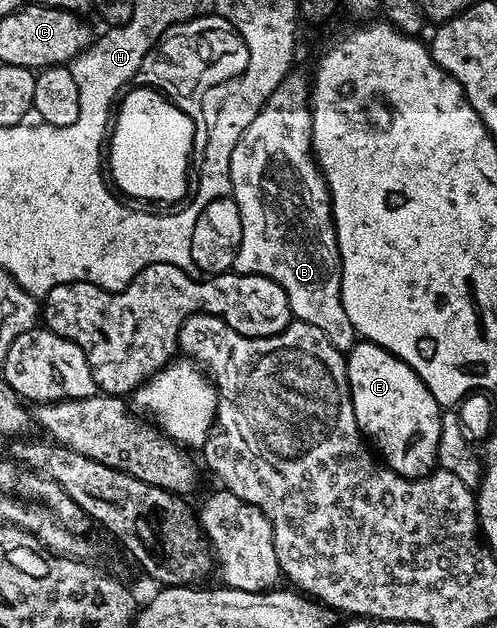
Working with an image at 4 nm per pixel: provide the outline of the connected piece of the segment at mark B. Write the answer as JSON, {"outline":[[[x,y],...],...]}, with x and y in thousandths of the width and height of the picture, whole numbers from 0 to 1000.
{"outline":[[[586,115],[561,134],[561,140],[553,140],[553,146],[545,146],[545,153],[537,159],[537,166],[521,178],[521,185],[513,185],[513,191],[505,191],[505,197],[497,197],[497,210],[489,210],[489,217],[481,217],[481,229],[473,229],[473,242],[465,242],[461,299],[465,314],[479,325],[481,344],[487,346],[487,385],[479,392],[467,428],[479,436],[519,436],[521,439],[537,439],[545,446],[553,446],[553,452],[561,452],[561,459],[569,459],[569,465],[577,465],[577,478],[586,484],[586,497],[596,511],[616,513],[634,522],[642,522],[642,529],[650,529],[650,535],[658,535],[658,541],[666,541],[672,554],[688,561],[700,561],[722,543],[722,533],[718,524],[706,516],[706,510],[698,505],[698,497],[690,497],[686,409],[682,408],[682,389],[678,387],[678,371],[670,355],[670,326],[662,323],[662,296],[654,291],[654,280],[646,275],[646,268],[640,264],[636,252],[630,250],[626,131],[616,119],[612,124],[610,119],[598,118],[598,115]]]}

